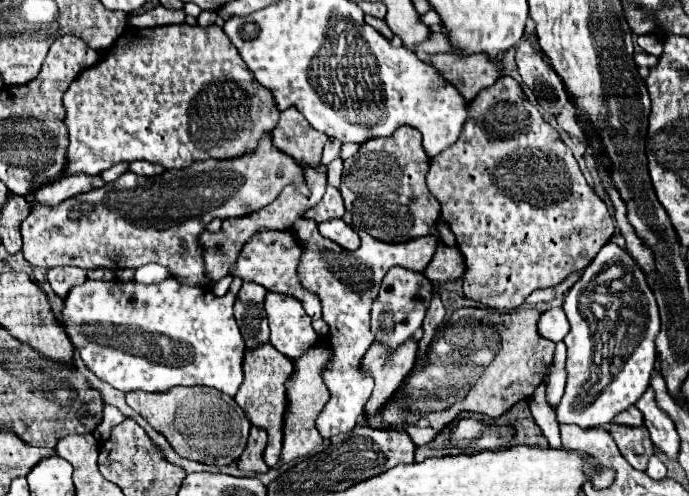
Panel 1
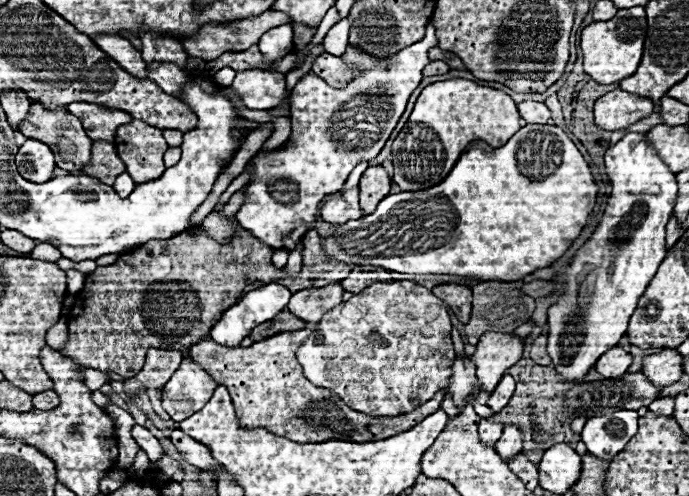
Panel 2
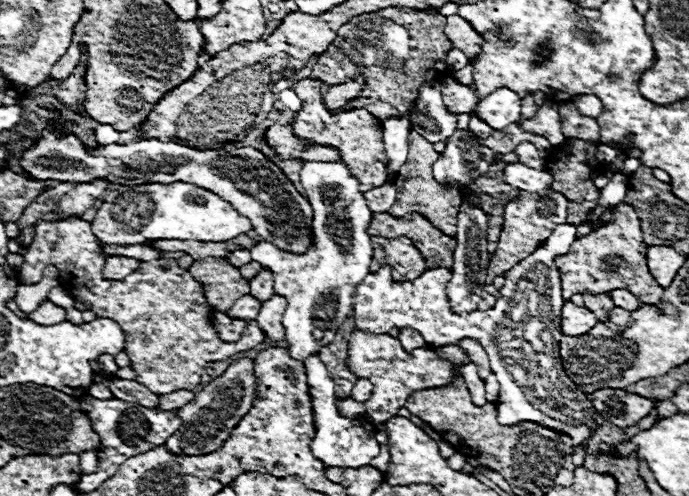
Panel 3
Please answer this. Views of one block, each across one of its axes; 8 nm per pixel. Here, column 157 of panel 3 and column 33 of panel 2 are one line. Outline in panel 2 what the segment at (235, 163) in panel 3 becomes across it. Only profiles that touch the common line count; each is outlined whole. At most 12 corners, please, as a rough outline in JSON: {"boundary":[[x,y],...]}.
{"boundary":[[26,140],[16,154],[22,178],[42,184],[52,178],[54,152]]}

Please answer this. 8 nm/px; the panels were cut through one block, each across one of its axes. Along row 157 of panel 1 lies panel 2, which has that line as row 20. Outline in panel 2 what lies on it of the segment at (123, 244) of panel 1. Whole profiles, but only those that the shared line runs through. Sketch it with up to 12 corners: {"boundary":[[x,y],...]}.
{"boundary":[[286,14],[224,26],[206,24],[180,42],[190,56],[208,60],[256,46],[264,32],[288,24]]}

